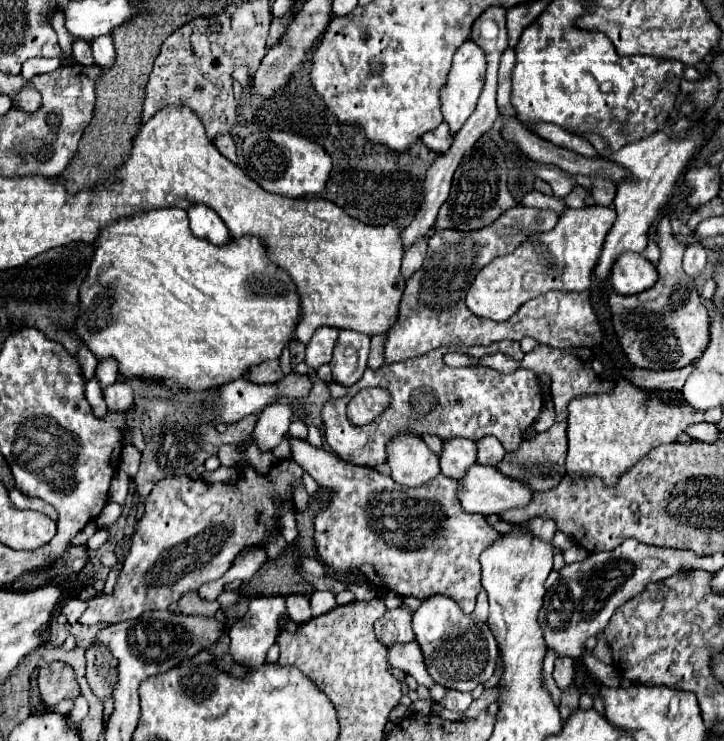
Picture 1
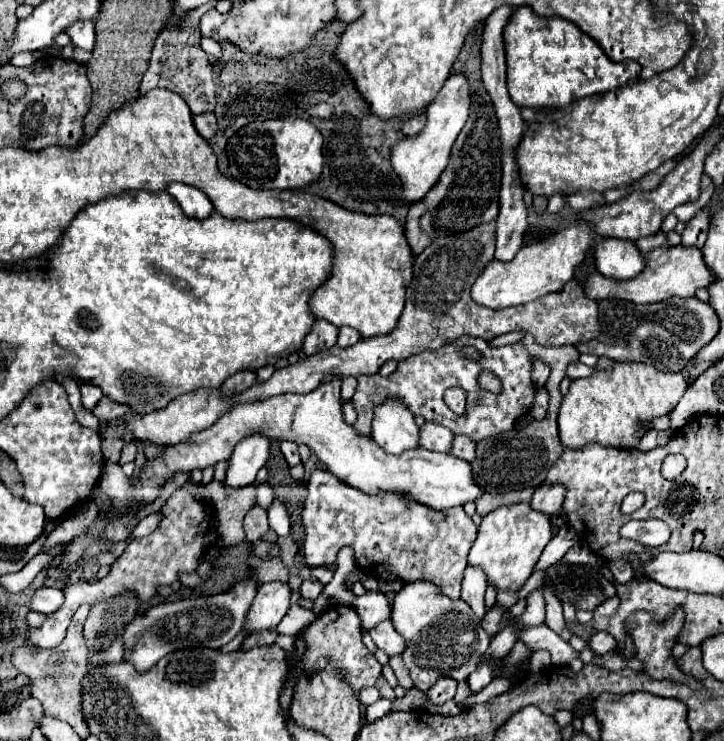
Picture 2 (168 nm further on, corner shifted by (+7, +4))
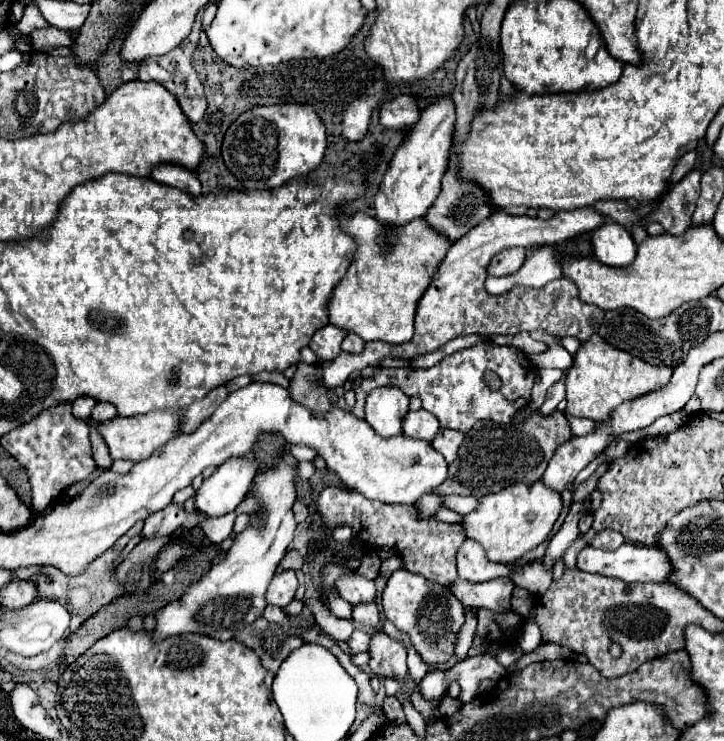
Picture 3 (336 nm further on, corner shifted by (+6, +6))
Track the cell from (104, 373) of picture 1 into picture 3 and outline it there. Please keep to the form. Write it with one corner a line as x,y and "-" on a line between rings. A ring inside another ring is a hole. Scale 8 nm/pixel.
78,397
78,401
72,403
72,413
74,413
74,417
88,421
94,405
96,405
96,401
92,397

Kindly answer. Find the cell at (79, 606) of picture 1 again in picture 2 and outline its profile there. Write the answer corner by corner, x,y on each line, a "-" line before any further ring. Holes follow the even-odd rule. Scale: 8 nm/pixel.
43,587
43,589
35,591
31,609
39,611
39,613
53,613
61,607
61,603
63,603
63,591
61,589

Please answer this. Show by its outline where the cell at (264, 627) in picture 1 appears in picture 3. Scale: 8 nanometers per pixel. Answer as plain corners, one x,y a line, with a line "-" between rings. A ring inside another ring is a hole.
288,569
288,571
278,571
278,573
274,575
268,591
266,591
266,603
284,609
284,607
294,599
296,589
298,589
296,573
294,573
292,569

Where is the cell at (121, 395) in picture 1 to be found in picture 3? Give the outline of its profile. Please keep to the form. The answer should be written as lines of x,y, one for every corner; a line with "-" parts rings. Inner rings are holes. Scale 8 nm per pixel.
96,403
96,407
92,409
92,419
94,419
96,423
108,421
108,419
112,419
112,417
116,417
116,409
114,409
114,405
110,405
110,403

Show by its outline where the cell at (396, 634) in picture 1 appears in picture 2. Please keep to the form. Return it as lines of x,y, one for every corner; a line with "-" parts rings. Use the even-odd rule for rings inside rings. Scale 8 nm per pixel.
381,591
365,593
365,595
357,597
353,607
361,617
363,629
367,629
367,631
377,627
377,623
381,623
381,621
391,619
391,605
389,605
387,597

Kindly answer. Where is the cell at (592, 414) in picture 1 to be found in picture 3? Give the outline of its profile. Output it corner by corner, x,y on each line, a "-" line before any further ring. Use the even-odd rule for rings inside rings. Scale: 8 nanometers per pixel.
598,333
584,341
574,355
574,365
566,373
566,411
574,417
586,417
592,421
606,421
610,411
618,407
622,401
634,399
638,395
650,393
654,389
664,387
672,377
670,367
656,367
650,365
626,351
612,347
610,343
602,341

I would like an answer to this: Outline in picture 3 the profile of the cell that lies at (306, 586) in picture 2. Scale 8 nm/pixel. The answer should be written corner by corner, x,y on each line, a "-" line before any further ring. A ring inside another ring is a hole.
306,599
305,605
313,613
316,623
330,636
338,641
347,641
354,631
351,620
336,618
328,613
318,599

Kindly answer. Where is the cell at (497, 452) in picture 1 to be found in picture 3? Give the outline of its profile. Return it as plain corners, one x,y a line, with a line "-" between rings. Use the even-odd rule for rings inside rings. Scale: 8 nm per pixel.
440,429
438,437
434,437
432,447
444,455
444,459
448,463
452,463
458,457
458,447
462,443
464,435
460,431
452,431
452,429

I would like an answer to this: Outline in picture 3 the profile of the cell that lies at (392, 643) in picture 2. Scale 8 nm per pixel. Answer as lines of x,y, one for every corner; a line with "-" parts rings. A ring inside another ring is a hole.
376,603
370,605
354,605
352,607
352,619
358,623
358,627
364,627
364,631
376,631
382,627
380,623
380,611

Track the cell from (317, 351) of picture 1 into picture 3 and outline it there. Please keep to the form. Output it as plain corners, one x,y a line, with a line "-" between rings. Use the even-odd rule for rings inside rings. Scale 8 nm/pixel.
326,325
314,333
310,349
320,357
320,361
332,361
342,351
340,343
344,337
346,337
344,329
338,329
336,325

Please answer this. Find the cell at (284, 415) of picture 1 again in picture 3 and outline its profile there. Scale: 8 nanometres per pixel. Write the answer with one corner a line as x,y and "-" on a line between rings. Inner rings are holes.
228,459
222,463
202,487
196,491
194,507
206,517
218,517
234,511
250,489
250,481
258,471
254,459

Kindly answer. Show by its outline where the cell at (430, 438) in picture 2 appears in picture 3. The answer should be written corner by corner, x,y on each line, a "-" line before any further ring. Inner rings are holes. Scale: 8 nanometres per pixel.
424,409
408,411
406,417
402,419
402,431
408,437
432,441
434,435
440,431
440,423
438,423
438,419
432,413
428,413

